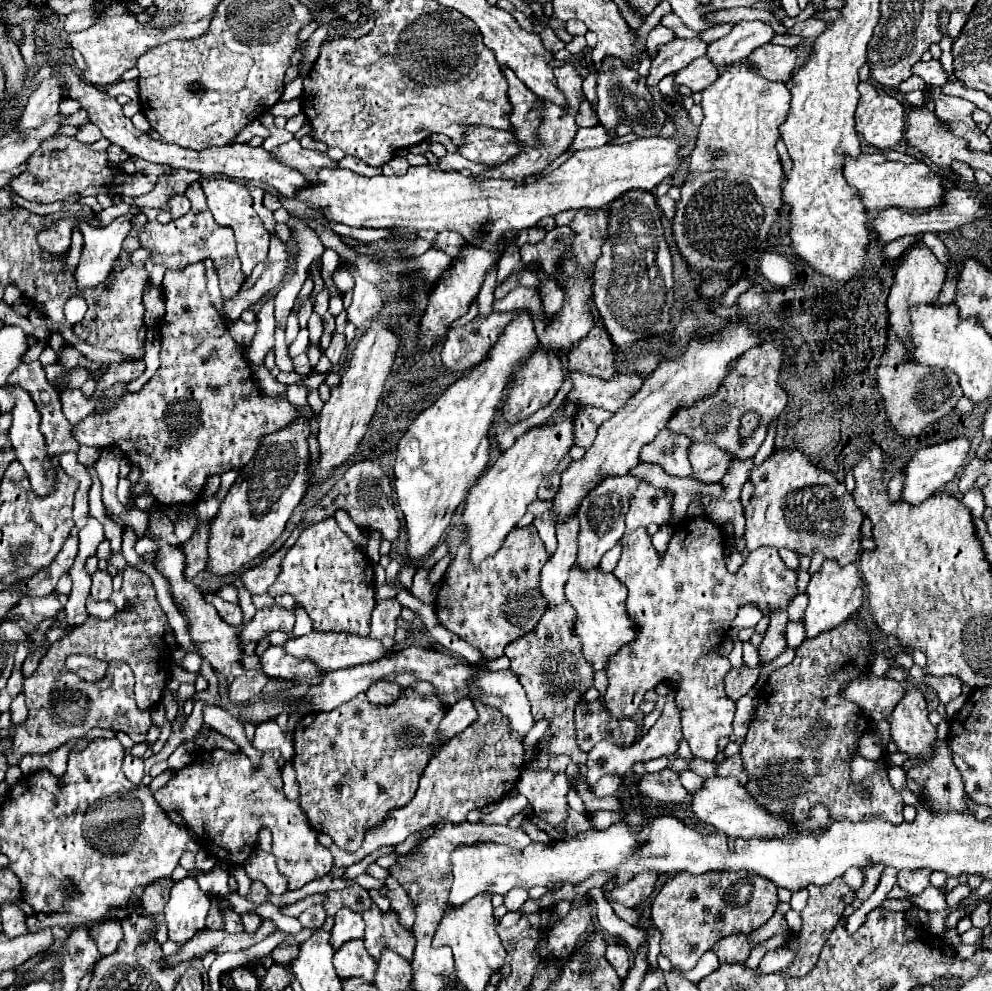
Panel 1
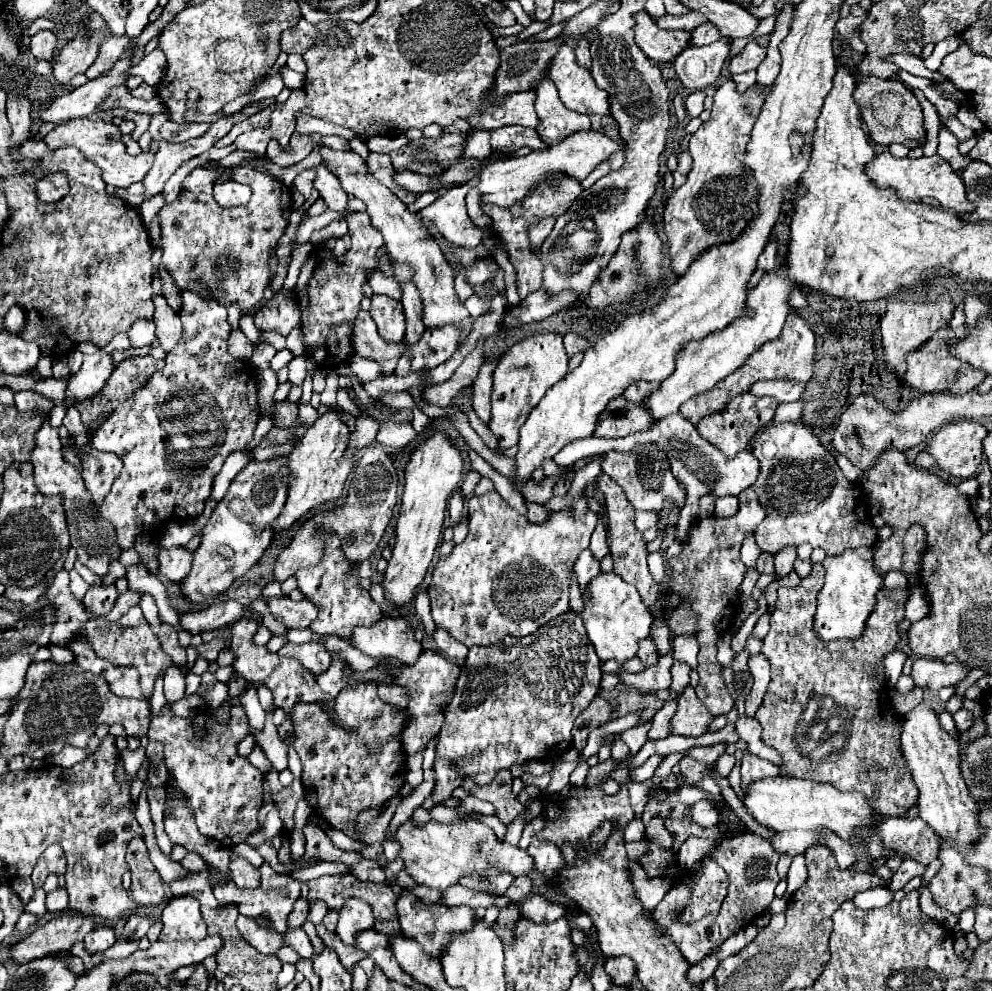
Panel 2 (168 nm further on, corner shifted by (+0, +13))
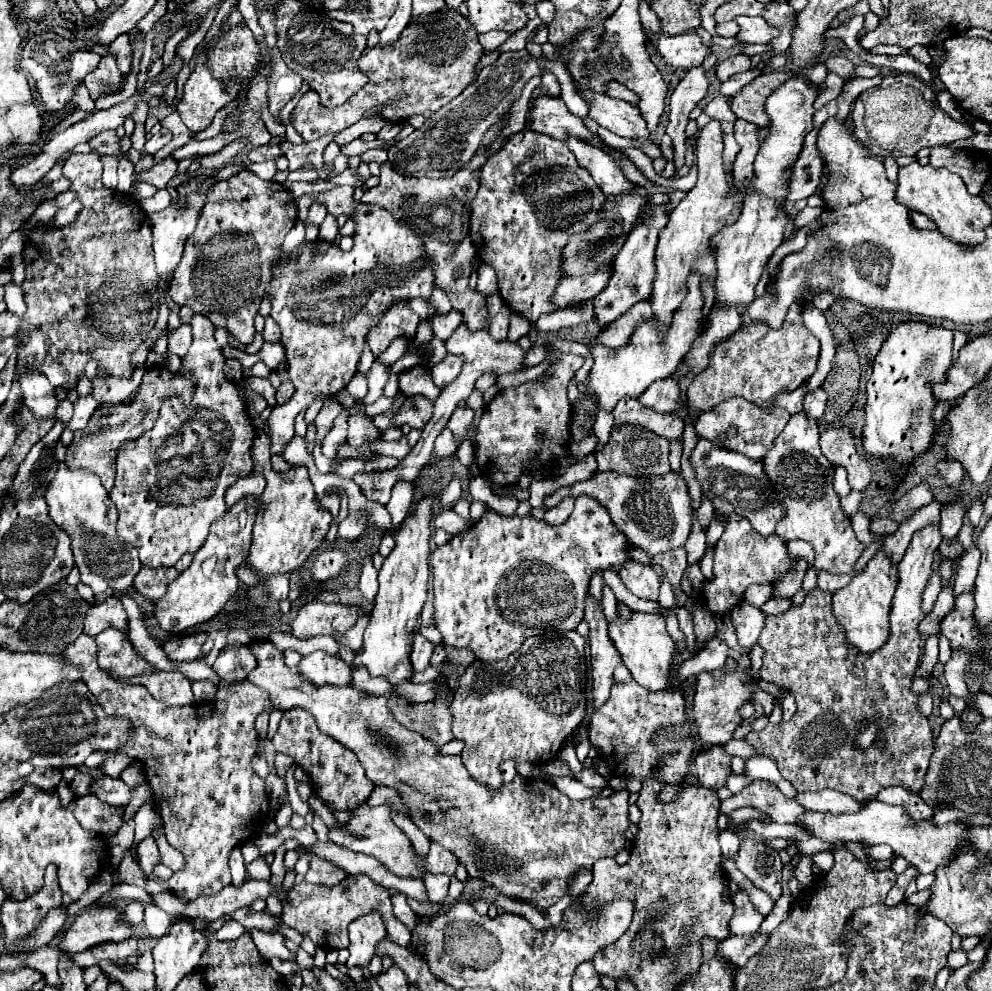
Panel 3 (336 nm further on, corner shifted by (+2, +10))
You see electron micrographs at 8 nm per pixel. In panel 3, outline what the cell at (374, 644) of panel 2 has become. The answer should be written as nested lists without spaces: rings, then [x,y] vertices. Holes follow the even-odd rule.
[[[416,632],[414,634],[414,650],[412,650],[412,666],[416,672],[422,672],[430,666],[432,652],[434,652],[434,644]]]

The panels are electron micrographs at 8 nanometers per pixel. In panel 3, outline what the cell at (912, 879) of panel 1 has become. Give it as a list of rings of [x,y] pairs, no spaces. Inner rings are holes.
[[[912,866],[912,868],[908,868],[906,872],[902,872],[902,874],[898,876],[894,888],[888,892],[888,896],[886,896],[886,900],[884,900],[884,906],[886,906],[886,908],[896,906],[896,904],[900,904],[900,902],[904,900],[904,892],[906,892],[910,880],[916,876],[916,872],[918,872],[918,870]]]

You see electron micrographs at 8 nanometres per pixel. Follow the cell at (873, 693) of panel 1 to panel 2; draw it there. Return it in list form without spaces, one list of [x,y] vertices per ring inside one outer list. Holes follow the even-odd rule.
[[[919,658],[914,662],[912,679],[914,679],[914,687],[938,691],[940,687],[956,685],[970,671],[970,667],[960,662],[945,664],[942,660]]]

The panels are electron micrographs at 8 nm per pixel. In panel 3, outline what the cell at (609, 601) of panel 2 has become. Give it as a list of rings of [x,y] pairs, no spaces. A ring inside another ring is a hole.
[[[634,612],[628,622],[624,622],[622,618],[616,618],[608,626],[608,632],[610,632],[610,638],[612,638],[616,650],[620,652],[626,668],[632,672],[634,680],[640,686],[644,686],[648,692],[676,688],[672,668],[674,668],[674,656],[678,654],[678,644],[670,638],[664,616]]]

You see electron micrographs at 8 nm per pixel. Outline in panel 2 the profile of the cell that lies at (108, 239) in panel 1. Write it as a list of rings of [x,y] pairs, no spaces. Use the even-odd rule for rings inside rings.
[[[270,99],[252,101],[252,103],[250,103],[242,113],[236,113],[234,117],[228,117],[228,119],[220,119],[220,121],[216,121],[216,123],[208,129],[208,133],[206,133],[206,135],[196,137],[196,139],[188,139],[188,141],[184,141],[184,143],[168,143],[168,141],[164,141],[164,139],[159,135],[159,128],[165,121],[167,121],[167,117],[164,114],[150,115],[148,132],[151,135],[151,138],[158,142],[158,153],[156,153],[156,159],[154,159],[152,169],[148,171],[148,175],[146,175],[146,177],[144,177],[144,181],[142,181],[142,185],[144,185],[144,199],[150,199],[150,197],[154,197],[156,193],[160,193],[160,191],[164,189],[164,183],[174,175],[174,171],[176,171],[184,161],[188,161],[188,159],[192,159],[192,157],[196,157],[196,155],[200,155],[200,153],[204,153],[204,151],[208,151],[208,149],[210,149],[218,139],[222,139],[222,137],[232,129],[232,125],[234,125],[234,123],[242,121],[244,117],[248,117],[248,115],[252,115],[252,113],[258,113],[258,111],[260,111],[262,107],[266,107],[268,103],[270,103]]]

